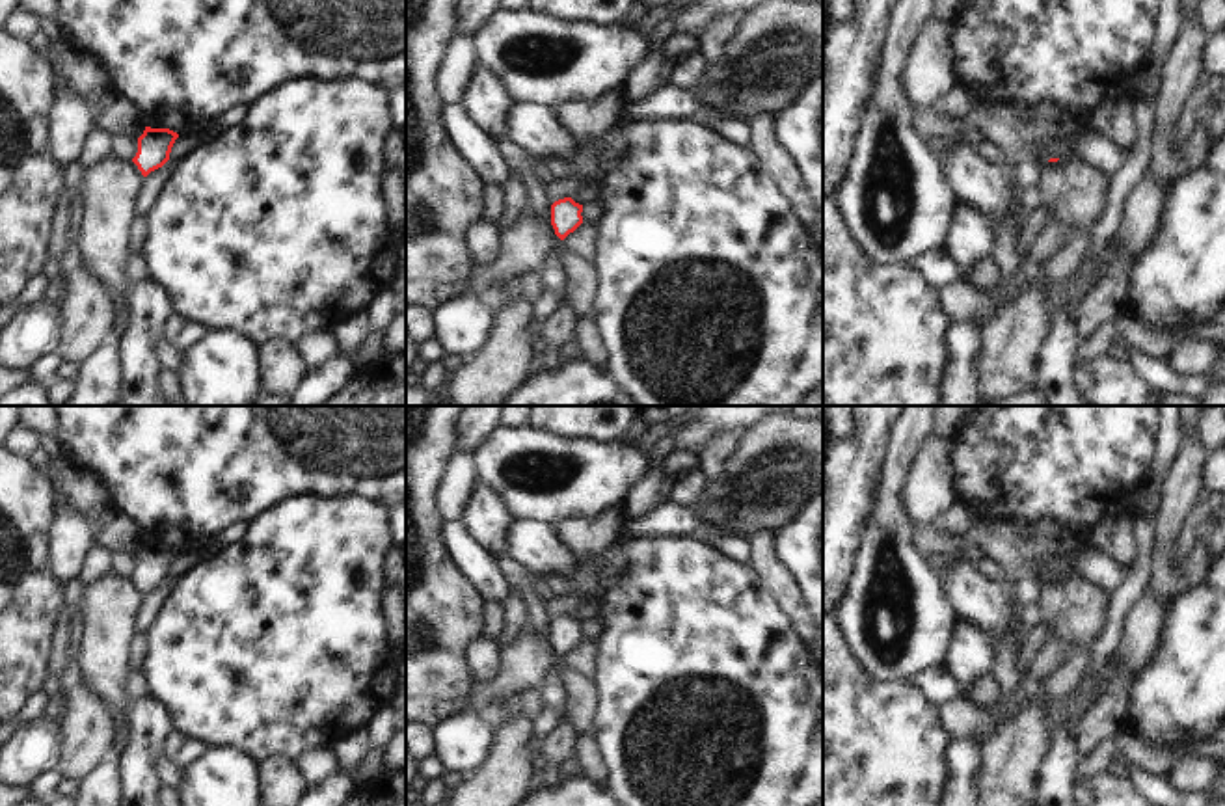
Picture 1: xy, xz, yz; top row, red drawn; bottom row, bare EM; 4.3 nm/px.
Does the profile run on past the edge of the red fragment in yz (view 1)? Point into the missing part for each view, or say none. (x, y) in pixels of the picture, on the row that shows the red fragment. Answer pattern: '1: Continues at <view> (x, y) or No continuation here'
1: No continuation here.

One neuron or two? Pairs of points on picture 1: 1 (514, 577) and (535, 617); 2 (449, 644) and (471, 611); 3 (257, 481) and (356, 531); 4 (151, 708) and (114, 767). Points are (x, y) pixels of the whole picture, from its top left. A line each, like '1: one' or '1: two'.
1: one
2: one
3: two
4: two

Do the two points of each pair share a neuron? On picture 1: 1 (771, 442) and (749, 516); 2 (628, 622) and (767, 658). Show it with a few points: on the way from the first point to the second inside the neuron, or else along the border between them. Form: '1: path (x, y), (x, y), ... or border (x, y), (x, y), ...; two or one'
1: path (771, 460), (771, 477), (754, 497); one
2: path (663, 622), (671, 622), (706, 658), (732, 658); one

